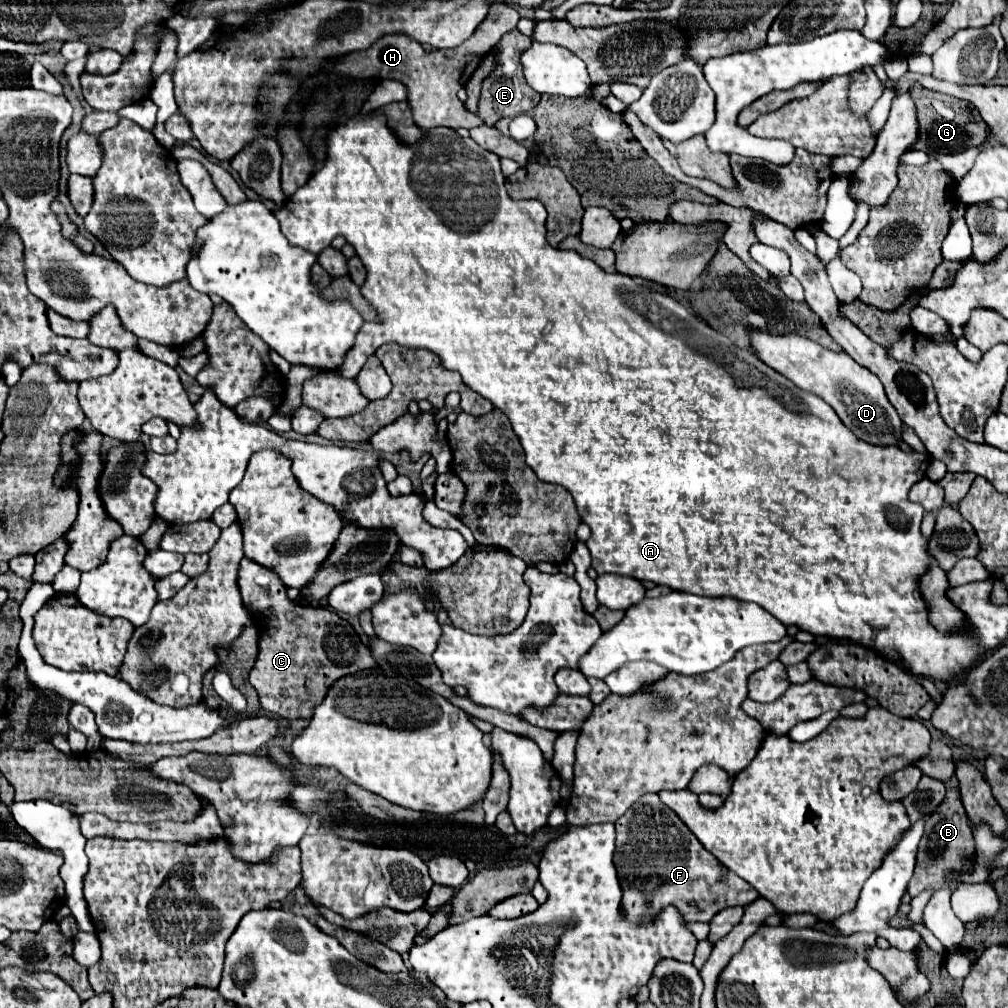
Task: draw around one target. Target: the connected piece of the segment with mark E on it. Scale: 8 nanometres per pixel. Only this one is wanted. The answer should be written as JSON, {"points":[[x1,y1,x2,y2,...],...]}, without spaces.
{"points":[[517,29,503,35,503,39,499,41,499,55,497,55,497,67,493,71,493,75,489,75,483,81,483,91,481,91,481,101,479,101,479,117,485,121,485,125,493,127,499,119,503,117,515,117,519,113,527,113,529,109,533,109,541,95,537,91,533,91,525,77,523,77,523,65,521,65,521,53,527,51,531,47,531,37,519,33]]}

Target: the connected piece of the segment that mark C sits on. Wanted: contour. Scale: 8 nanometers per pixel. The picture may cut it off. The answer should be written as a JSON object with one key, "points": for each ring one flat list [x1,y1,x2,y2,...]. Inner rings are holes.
{"points":[[245,557,239,565,237,585,241,589,243,605,247,607,255,627,259,629,259,655,253,669,249,671,249,683,255,687,259,703,265,711,273,711,273,715,279,715,283,719,311,719,315,707,323,703,329,687,337,679,363,669,373,669,377,665,347,621,323,607,313,609,293,603,287,597,287,588,279,583,279,577,273,571,267,571,267,567,259,567,259,563]]}

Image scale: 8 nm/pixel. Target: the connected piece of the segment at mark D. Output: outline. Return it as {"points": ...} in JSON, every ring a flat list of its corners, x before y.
{"points":[[753,329,749,337,751,349,761,361,791,379,797,387,825,399,859,439,873,445,897,445,901,439,901,419,895,407,889,403,881,381,869,369,855,363,845,351,829,351,819,343,795,333,771,335]]}

